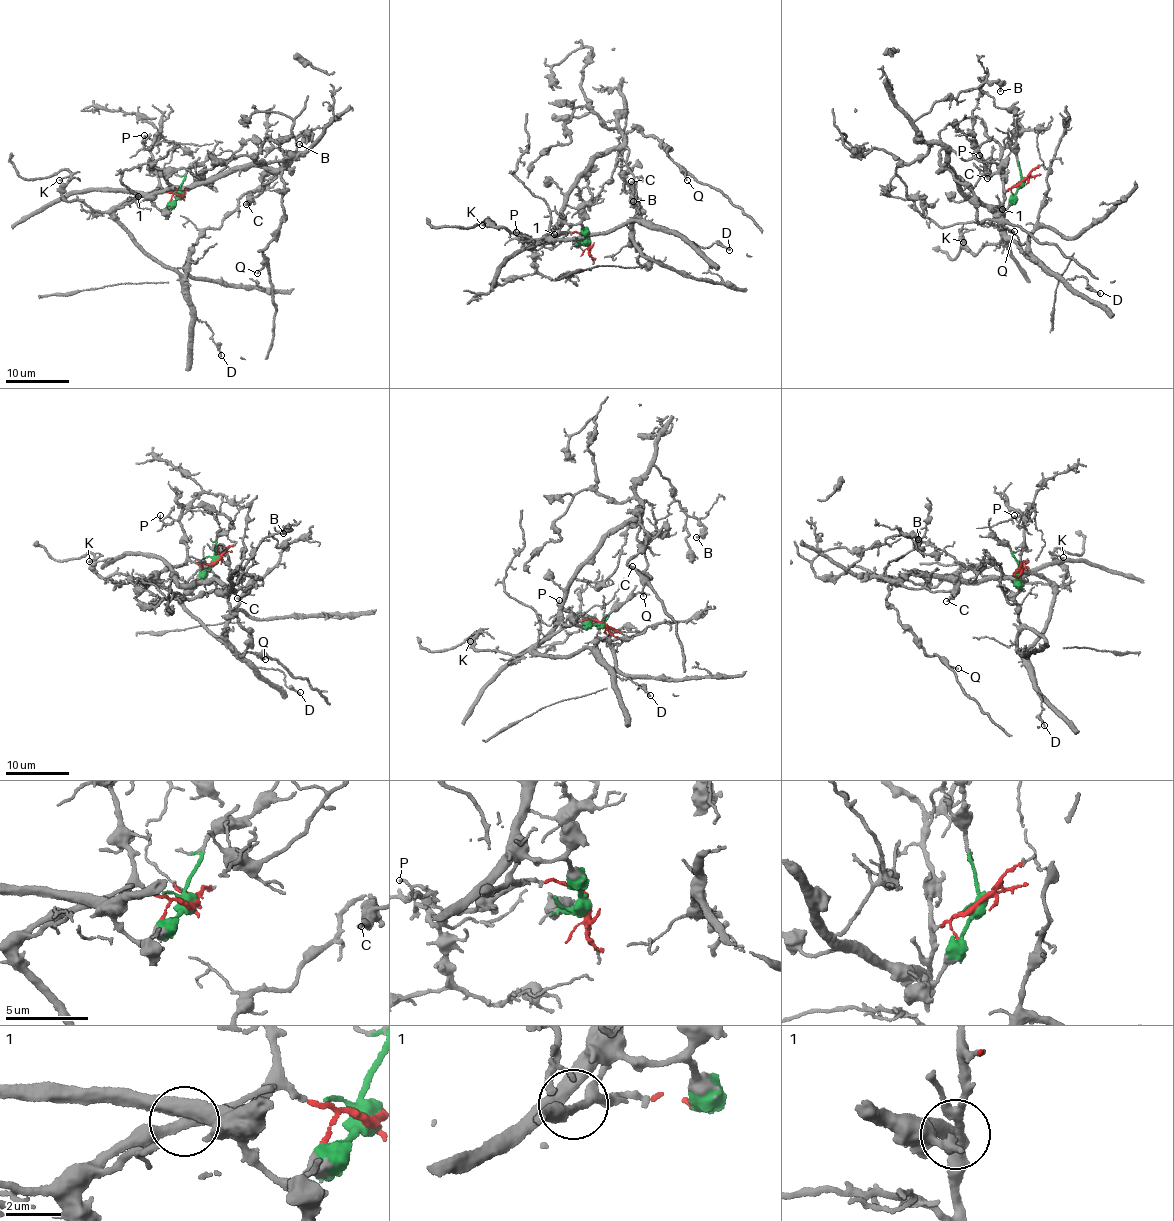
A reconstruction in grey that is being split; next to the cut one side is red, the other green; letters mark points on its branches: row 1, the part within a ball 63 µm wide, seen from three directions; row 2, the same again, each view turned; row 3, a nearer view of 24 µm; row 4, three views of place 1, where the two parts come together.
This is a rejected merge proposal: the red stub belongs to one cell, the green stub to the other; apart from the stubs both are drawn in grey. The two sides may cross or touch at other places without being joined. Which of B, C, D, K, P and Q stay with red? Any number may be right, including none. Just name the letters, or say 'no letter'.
D, K, P

